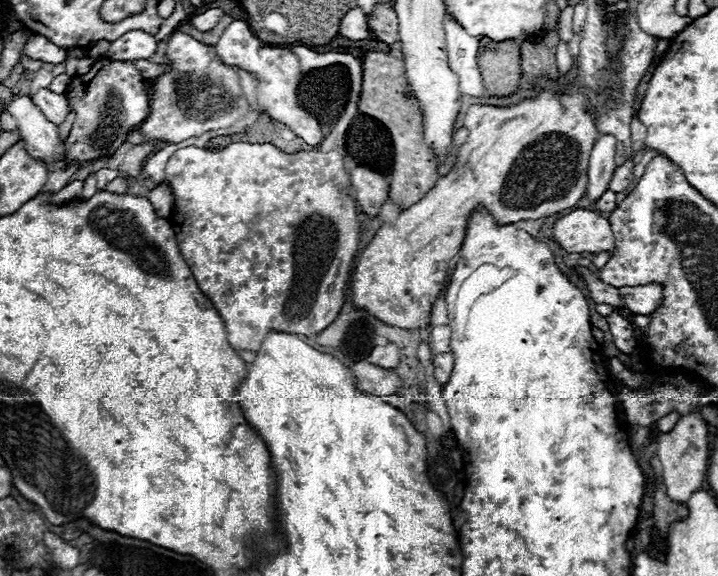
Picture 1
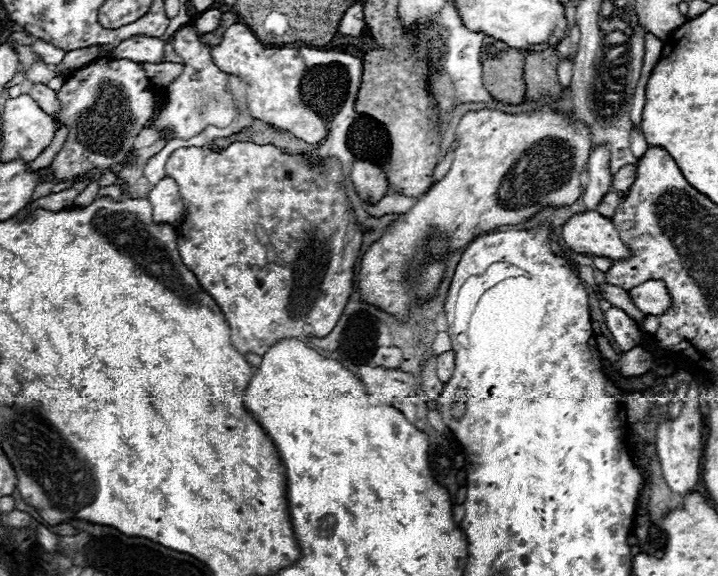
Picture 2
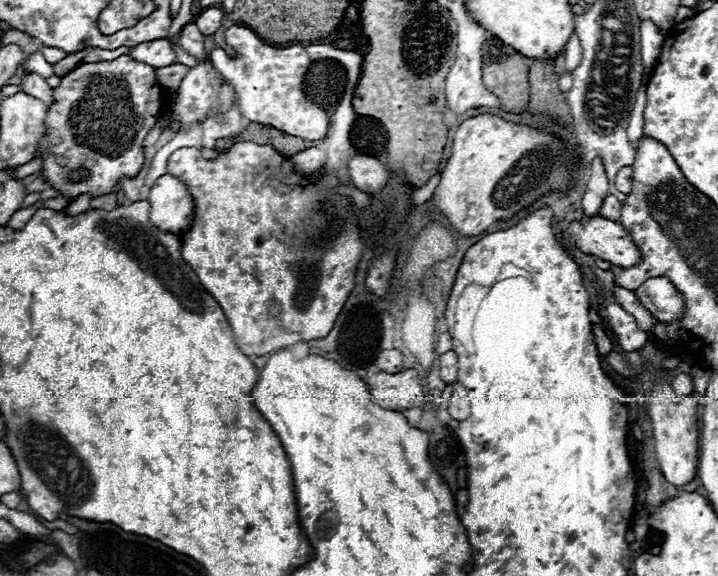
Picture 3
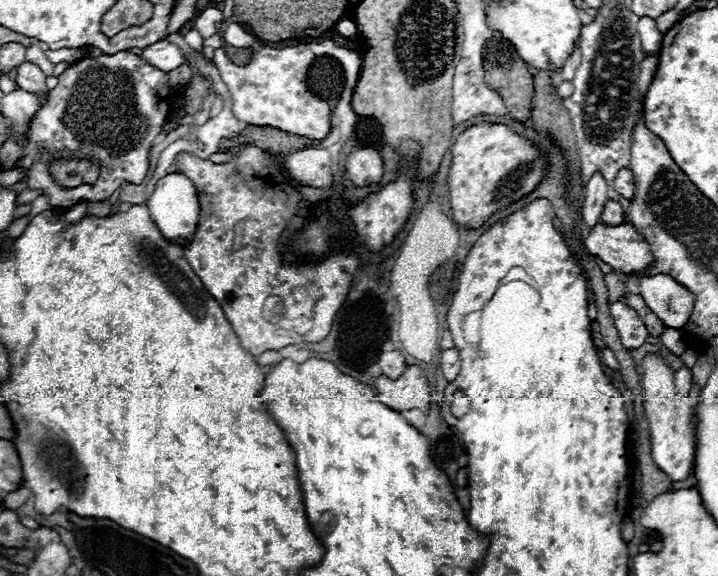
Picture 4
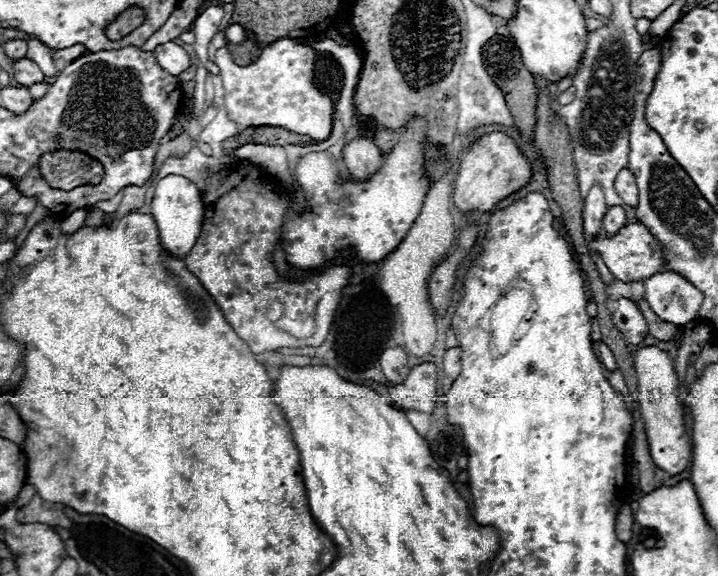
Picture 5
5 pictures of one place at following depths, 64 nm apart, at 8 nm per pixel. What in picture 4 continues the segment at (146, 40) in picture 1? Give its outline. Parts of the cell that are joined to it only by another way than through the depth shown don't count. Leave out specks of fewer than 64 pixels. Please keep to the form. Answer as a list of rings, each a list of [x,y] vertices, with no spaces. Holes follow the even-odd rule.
[[[158,40],[150,46],[146,46],[140,54],[140,58],[144,58],[146,62],[150,62],[152,66],[168,72],[168,70],[174,70],[178,68],[180,64],[184,64],[184,58],[182,58],[182,50],[168,42],[168,40]]]

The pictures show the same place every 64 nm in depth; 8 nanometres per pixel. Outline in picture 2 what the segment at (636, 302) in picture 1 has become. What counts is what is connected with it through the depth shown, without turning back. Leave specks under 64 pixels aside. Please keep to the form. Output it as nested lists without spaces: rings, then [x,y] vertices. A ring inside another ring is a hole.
[[[648,280],[632,290],[628,290],[634,306],[644,314],[664,314],[670,308],[670,294],[662,280]]]

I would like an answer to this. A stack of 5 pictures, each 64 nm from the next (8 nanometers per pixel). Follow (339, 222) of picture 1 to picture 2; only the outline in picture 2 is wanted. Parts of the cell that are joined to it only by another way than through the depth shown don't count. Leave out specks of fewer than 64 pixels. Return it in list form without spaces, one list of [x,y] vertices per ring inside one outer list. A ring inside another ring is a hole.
[[[234,142],[228,148],[214,152],[214,150],[204,150],[198,146],[190,148],[178,148],[172,152],[172,156],[166,162],[166,176],[172,178],[178,184],[180,198],[184,202],[184,220],[176,228],[176,238],[178,238],[178,250],[182,256],[182,262],[194,272],[198,278],[200,286],[214,298],[214,302],[220,306],[228,326],[230,326],[230,342],[232,346],[242,352],[254,352],[254,354],[264,354],[272,342],[278,338],[298,338],[298,336],[308,336],[308,338],[322,338],[326,336],[338,322],[354,286],[354,264],[360,256],[360,244],[362,244],[362,232],[356,220],[356,214],[352,210],[352,204],[346,196],[344,190],[344,174],[338,158],[316,158],[308,160],[304,154],[284,154],[280,148],[272,144],[254,144],[254,142]]]

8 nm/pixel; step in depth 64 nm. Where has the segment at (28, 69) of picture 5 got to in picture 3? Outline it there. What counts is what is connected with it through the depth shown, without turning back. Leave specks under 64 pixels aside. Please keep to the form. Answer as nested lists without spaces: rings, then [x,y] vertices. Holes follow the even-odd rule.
[[[30,74],[30,76],[24,76],[24,84],[22,84],[22,90],[34,98],[38,98],[40,102],[44,102],[46,108],[50,108],[54,104],[54,98],[52,98],[52,88],[46,84],[46,80],[42,80],[38,74]]]

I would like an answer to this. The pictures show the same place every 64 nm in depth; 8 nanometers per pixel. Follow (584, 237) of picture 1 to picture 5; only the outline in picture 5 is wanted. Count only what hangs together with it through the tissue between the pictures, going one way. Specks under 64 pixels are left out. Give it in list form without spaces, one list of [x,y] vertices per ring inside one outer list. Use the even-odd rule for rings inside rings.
[[[626,224],[614,236],[598,234],[596,238],[592,238],[592,242],[588,242],[588,248],[594,252],[600,252],[600,256],[606,262],[606,266],[610,268],[610,272],[622,282],[644,280],[658,272],[666,272],[664,258],[658,248],[658,240],[642,224]]]

